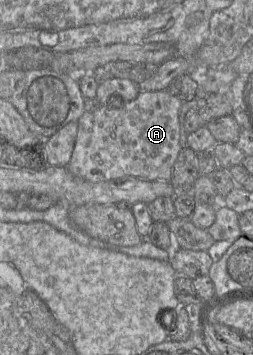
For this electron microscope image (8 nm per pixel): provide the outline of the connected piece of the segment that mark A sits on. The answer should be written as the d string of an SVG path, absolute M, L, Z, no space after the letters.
M141 91L136 99L119 109L101 107L87 112L78 120L74 150L66 167L74 176L89 182L104 182L125 176L149 181L170 182L174 164L182 149L180 141L179 112L182 101L165 91Z

